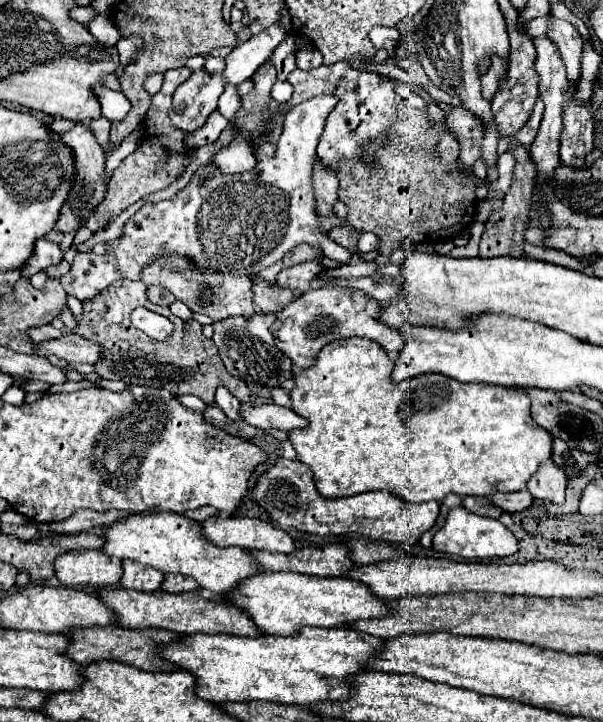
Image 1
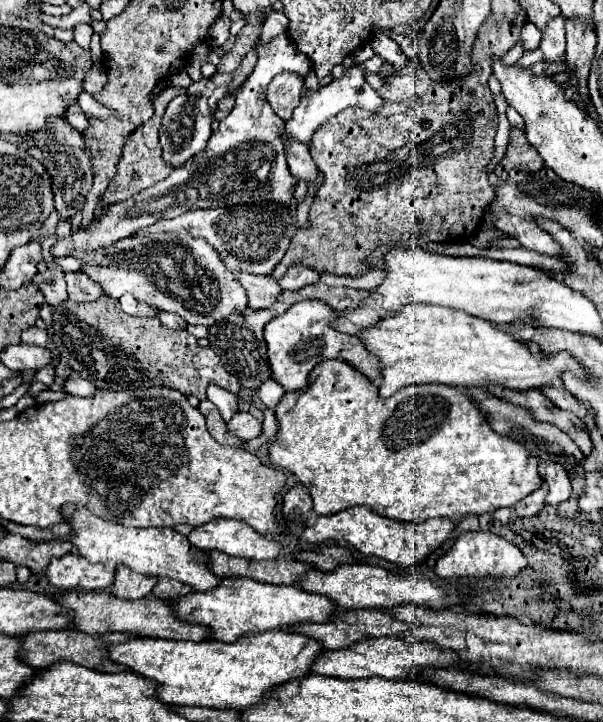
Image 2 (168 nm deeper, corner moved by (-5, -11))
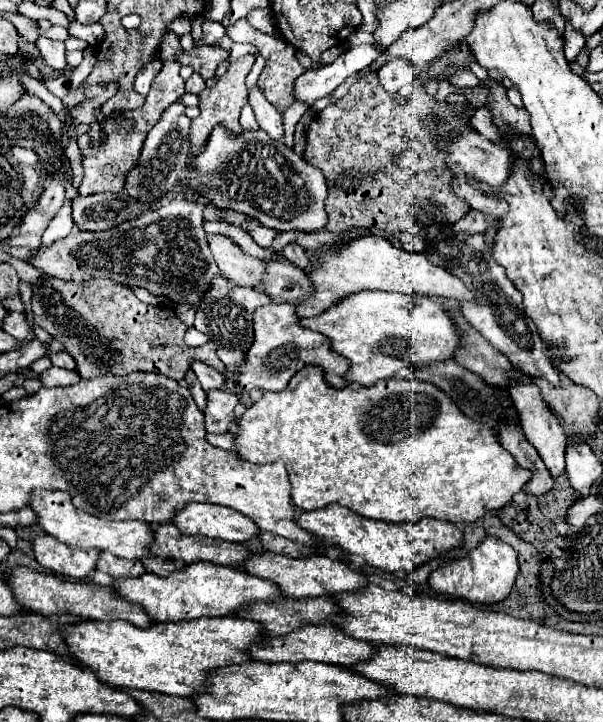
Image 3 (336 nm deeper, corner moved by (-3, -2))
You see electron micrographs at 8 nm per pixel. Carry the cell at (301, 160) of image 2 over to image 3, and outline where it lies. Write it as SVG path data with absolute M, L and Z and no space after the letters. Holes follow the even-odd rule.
M252 87L252 89L248 91L248 103L250 103L250 107L254 109L254 115L256 115L258 125L260 125L272 139L280 139L280 141L282 141L282 135L284 135L282 115L278 113L278 109L274 109L274 107L270 105L268 99L264 99L264 93L262 93L258 87Z

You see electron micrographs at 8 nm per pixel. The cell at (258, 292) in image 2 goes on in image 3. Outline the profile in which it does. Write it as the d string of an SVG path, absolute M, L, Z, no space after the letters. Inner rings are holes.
M224 235L208 237L208 247L212 257L226 279L238 283L242 287L258 287L264 271L264 261L256 257L248 257L242 253L238 245L234 245Z

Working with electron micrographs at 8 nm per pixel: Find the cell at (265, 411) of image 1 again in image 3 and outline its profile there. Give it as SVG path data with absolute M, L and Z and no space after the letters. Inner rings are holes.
M212 389L206 393L206 409L204 409L204 429L206 433L226 433L234 427L234 407L238 405L238 397L220 389Z

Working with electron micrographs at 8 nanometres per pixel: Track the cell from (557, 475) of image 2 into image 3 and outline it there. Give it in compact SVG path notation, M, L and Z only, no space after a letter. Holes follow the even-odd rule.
M512 383L508 387L508 391L510 391L510 397L514 401L514 407L516 407L518 415L520 415L522 429L528 429L526 431L528 441L534 445L534 449L538 451L538 455L542 457L542 461L546 463L546 467L550 469L550 473L554 477L560 477L564 473L566 435L564 435L564 429L562 429L562 423L560 423L558 415L550 407L546 407L546 401L542 399L540 389L534 383Z

